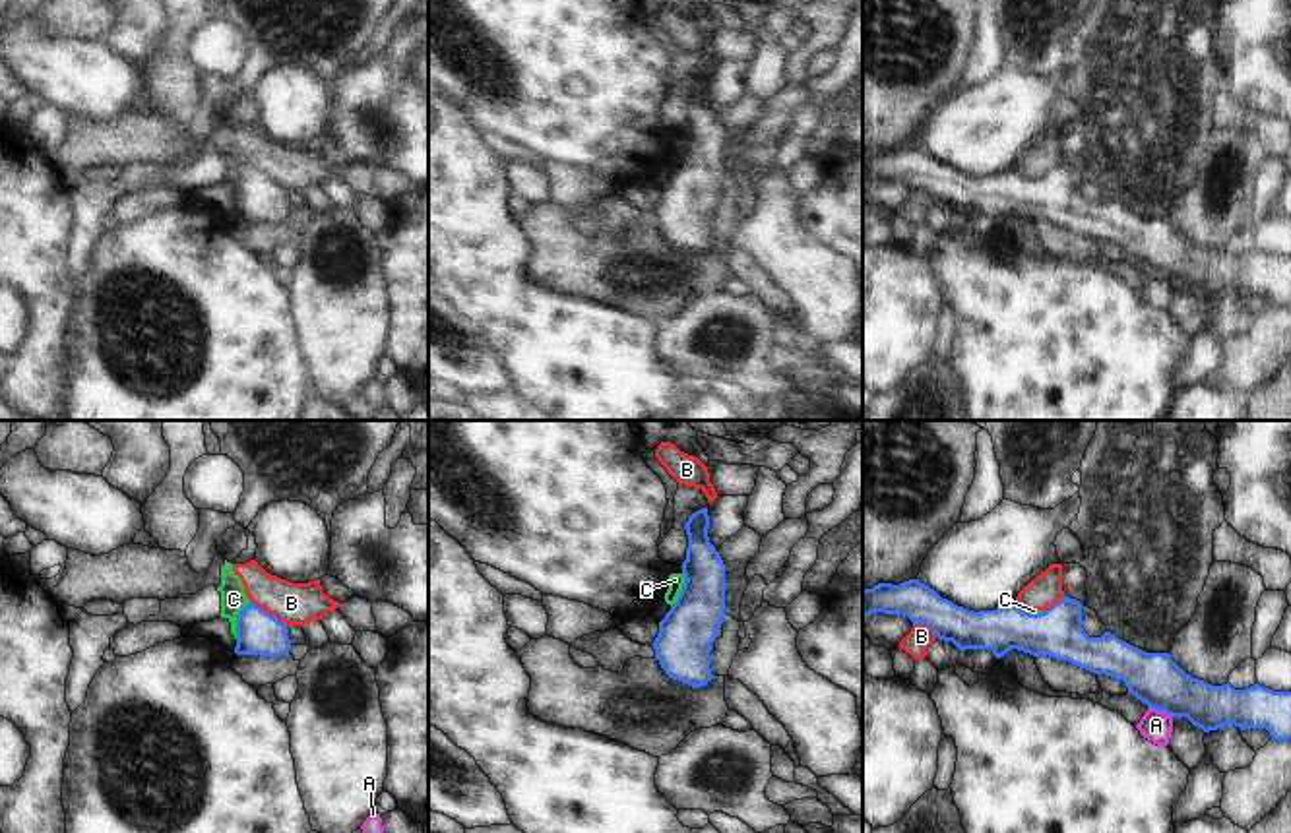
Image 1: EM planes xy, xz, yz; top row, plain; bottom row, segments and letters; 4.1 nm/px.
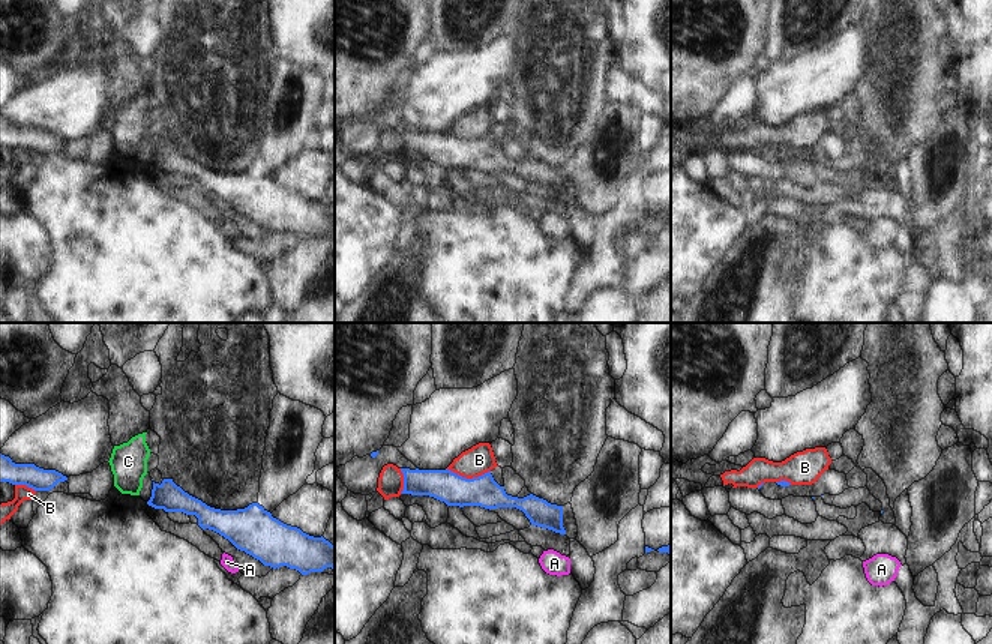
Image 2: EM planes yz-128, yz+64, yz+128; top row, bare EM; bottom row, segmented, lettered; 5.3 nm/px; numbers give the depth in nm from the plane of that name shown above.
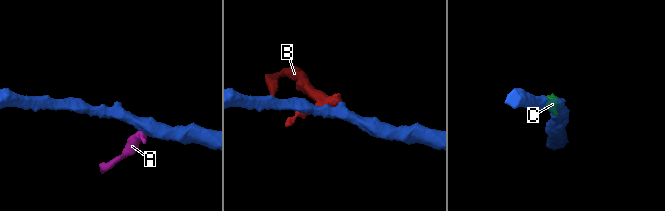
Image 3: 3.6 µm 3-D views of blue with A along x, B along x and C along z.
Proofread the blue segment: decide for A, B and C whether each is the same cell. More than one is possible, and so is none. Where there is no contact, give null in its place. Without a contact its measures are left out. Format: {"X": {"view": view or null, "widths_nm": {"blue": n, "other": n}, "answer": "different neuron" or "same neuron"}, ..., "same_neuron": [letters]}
{"A": {"view": "yz", "widths_nm": {"blue": 220, "other": 130}, "answer": "different neuron"}, "B": {"view": "xy", "widths_nm": {"blue": 180, "other": 180}, "answer": "different neuron"}, "C": {"view": "xy", "widths_nm": {"blue": 180, "other": 110}, "answer": "different neuron"}, "same_neuron": []}

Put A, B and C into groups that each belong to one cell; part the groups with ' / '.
A / B C

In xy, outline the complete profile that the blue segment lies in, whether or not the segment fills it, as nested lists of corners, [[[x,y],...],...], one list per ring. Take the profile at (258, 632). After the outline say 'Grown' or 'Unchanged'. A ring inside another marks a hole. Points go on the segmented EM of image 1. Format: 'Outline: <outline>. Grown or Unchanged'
Outline: [[[256,604],[236,614],[236,655],[281,657],[291,651],[287,626]]]. Unchanged.

